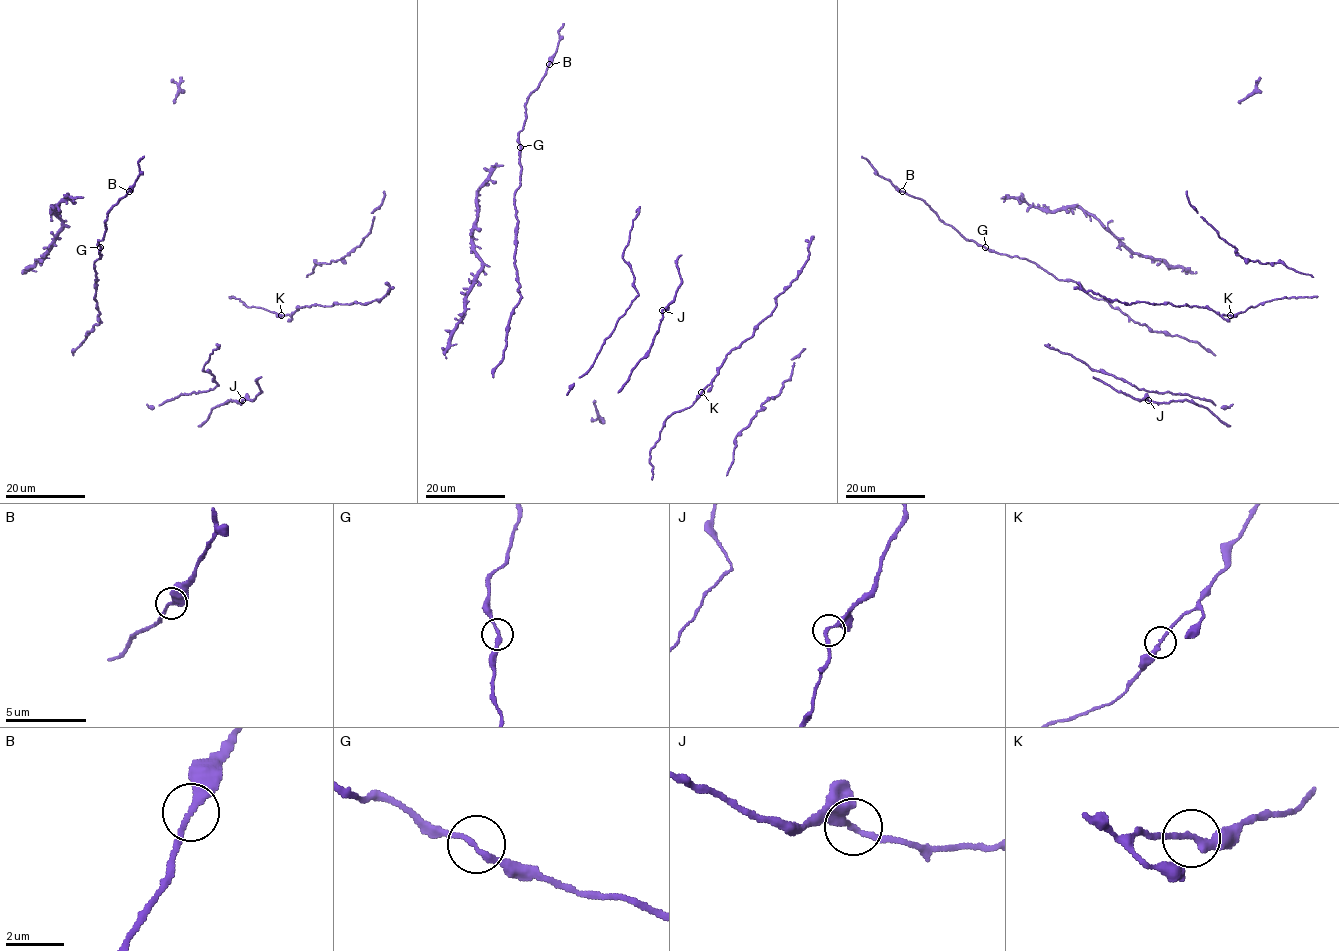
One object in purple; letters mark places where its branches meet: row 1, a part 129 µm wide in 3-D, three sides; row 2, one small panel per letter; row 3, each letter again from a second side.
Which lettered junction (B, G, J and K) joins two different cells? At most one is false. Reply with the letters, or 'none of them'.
none of them

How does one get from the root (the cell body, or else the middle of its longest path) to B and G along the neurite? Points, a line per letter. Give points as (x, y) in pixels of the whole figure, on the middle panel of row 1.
B: (507, 329), (521, 297), (514, 198), (521, 178), (519, 132), (527, 98), (549, 64)
G: (507, 329), (511, 312), (521, 297), (515, 265), (518, 220), (514, 198), (521, 178), (521, 147)

